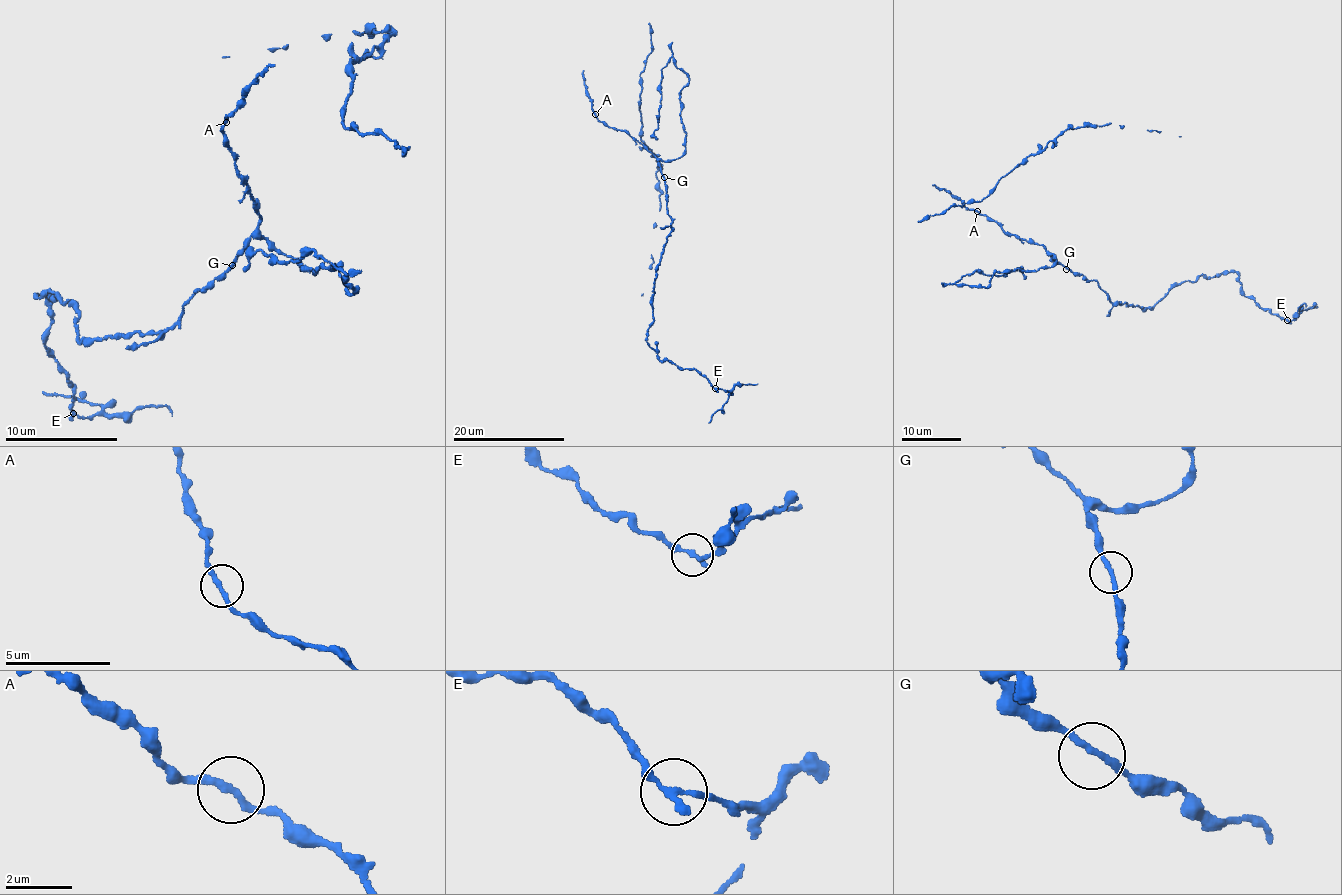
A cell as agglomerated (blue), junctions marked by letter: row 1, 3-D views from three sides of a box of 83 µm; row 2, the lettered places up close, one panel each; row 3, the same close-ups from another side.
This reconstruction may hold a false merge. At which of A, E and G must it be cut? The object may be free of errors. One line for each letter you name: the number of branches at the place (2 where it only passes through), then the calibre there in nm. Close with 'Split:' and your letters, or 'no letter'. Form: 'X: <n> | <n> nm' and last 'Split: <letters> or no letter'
E: 2 | 200 nm
Split: E

